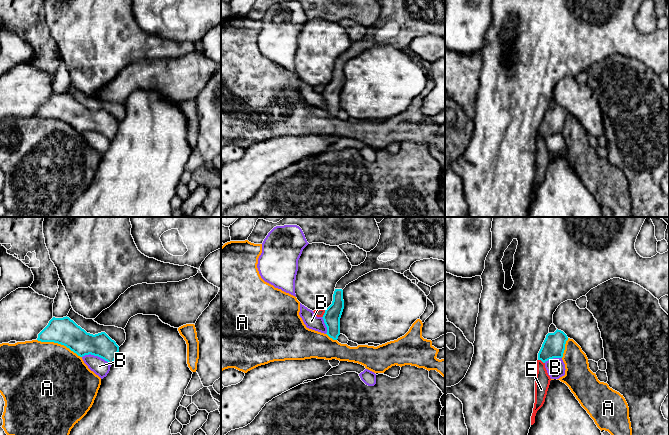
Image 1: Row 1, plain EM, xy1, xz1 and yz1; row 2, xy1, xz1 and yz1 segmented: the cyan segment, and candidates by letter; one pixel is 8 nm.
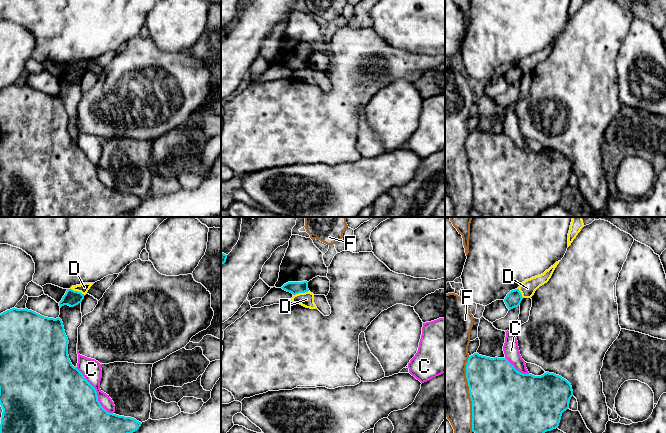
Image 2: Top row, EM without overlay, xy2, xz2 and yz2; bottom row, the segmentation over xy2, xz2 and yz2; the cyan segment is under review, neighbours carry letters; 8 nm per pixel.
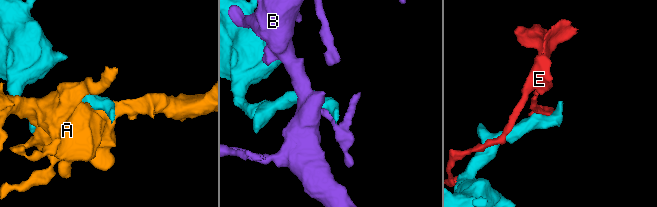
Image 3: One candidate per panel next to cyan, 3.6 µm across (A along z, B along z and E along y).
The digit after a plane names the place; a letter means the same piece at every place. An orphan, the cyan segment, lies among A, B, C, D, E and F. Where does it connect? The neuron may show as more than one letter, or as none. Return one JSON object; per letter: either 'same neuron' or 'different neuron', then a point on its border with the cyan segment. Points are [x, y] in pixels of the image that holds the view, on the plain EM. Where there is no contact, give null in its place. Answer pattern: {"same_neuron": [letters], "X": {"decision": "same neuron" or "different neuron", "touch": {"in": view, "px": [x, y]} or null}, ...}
{"same_neuron": [], "A": {"decision": "different neuron", "touch": {"in": "xy1", "px": [59, 119]}}, "B": {"decision": "different neuron", "touch": {"in": "xy1", "px": [96, 131]}}, "C": {"decision": "different neuron", "touch": {"in": "xy2", "px": [96, 168]}}, "D": {"decision": "different neuron", "touch": {"in": "xz2", "px": [300, 68]}}, "E": {"decision": "different neuron", "touch": {"in": "xz1", "px": [324, 90]}}, "F": {"decision": "different neuron", "touch": {"in": "yz2", "px": [470, 170]}}}

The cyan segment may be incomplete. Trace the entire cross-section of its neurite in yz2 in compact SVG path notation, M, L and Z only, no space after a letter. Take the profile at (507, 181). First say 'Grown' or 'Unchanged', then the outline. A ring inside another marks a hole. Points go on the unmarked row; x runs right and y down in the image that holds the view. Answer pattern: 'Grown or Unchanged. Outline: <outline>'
Unchanged. Outline: M474 129L466 139L466 154L472 177L472 207L482 217L536 217L547 207L558 204L562 189L573 172L571 160L554 149L541 152L517 147L506 134L490 134Z

